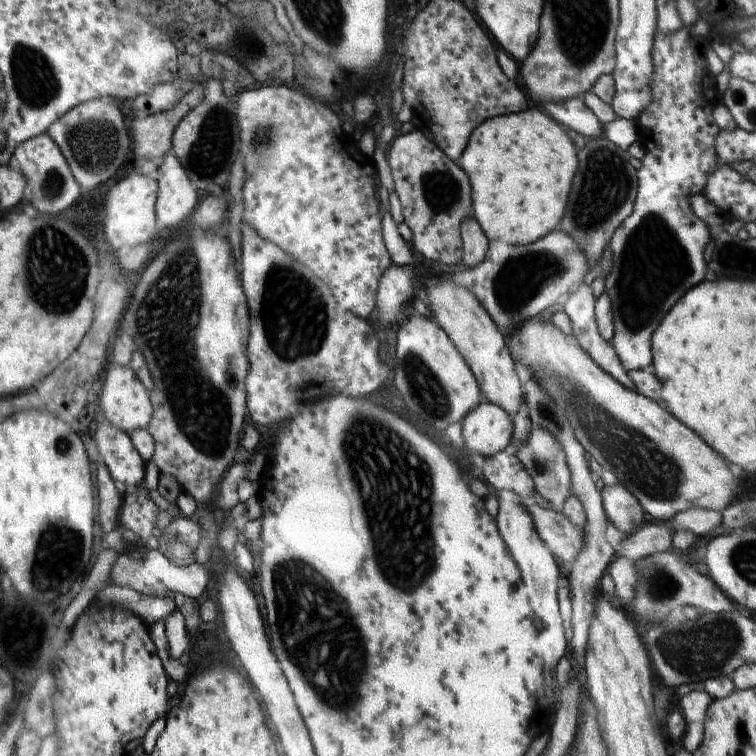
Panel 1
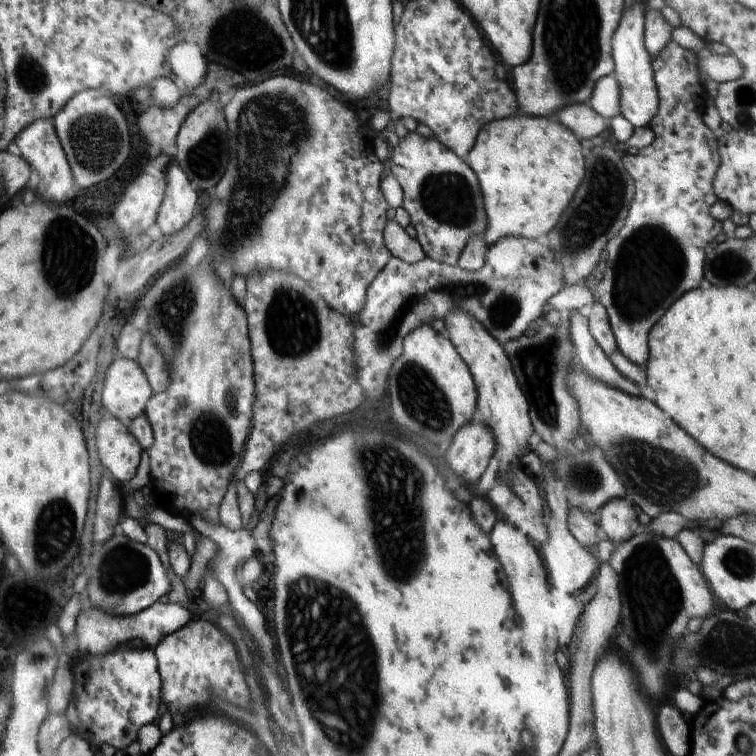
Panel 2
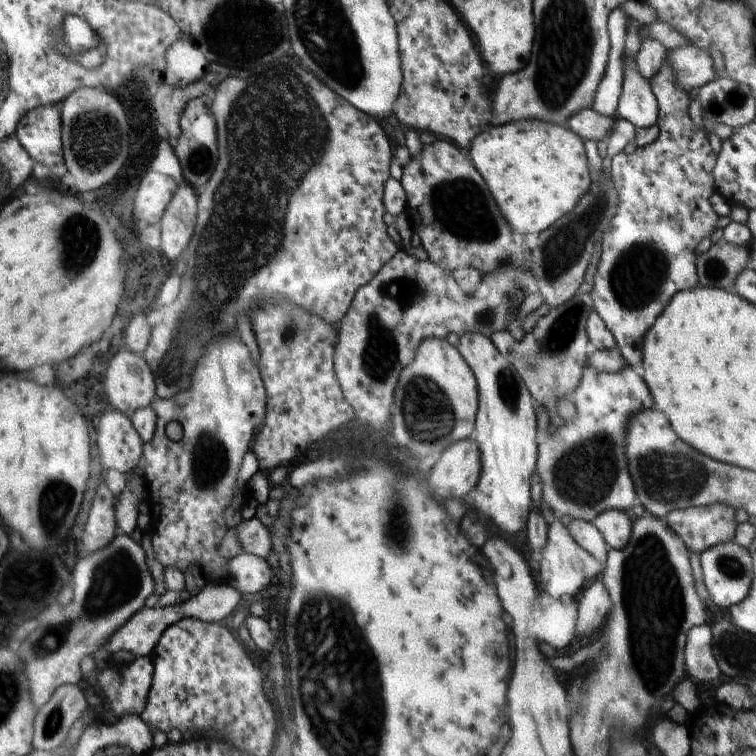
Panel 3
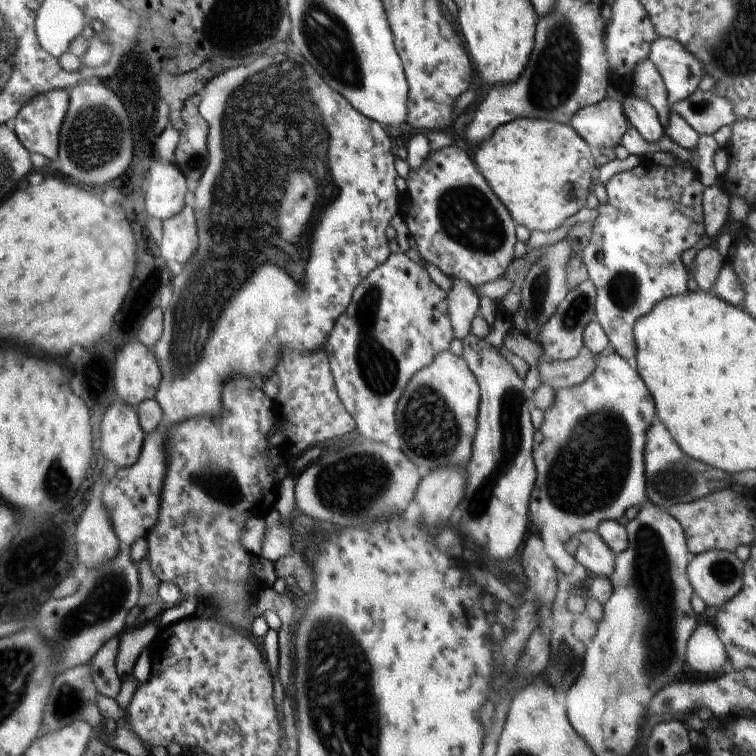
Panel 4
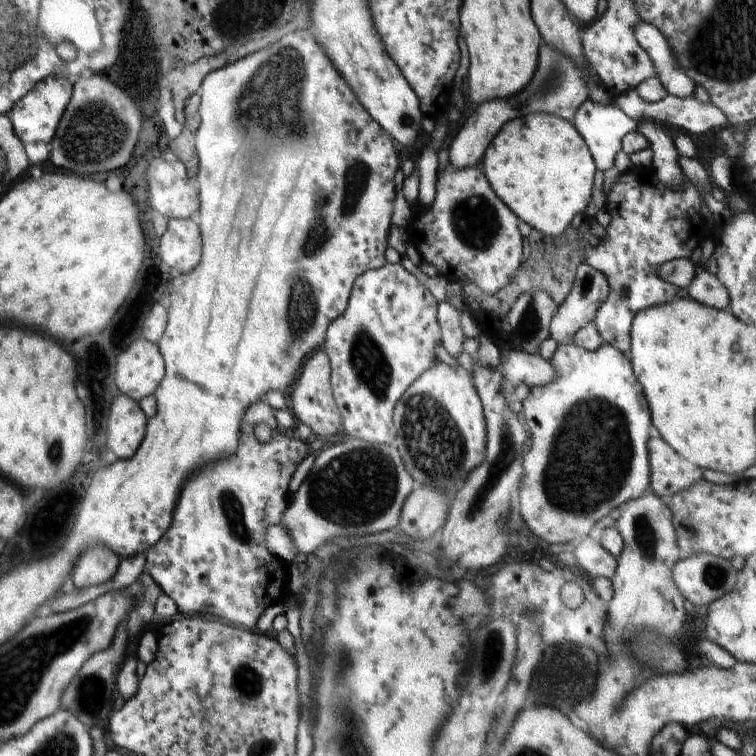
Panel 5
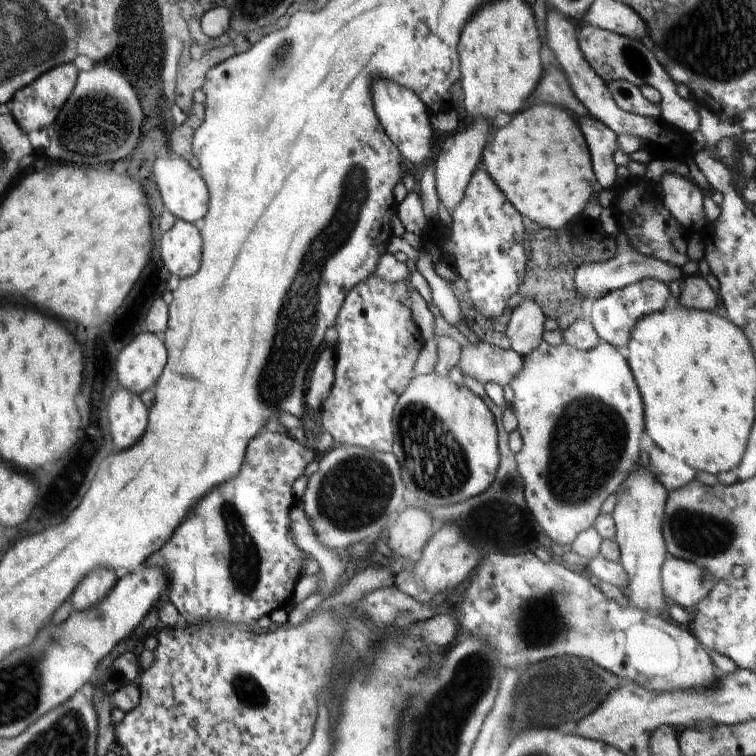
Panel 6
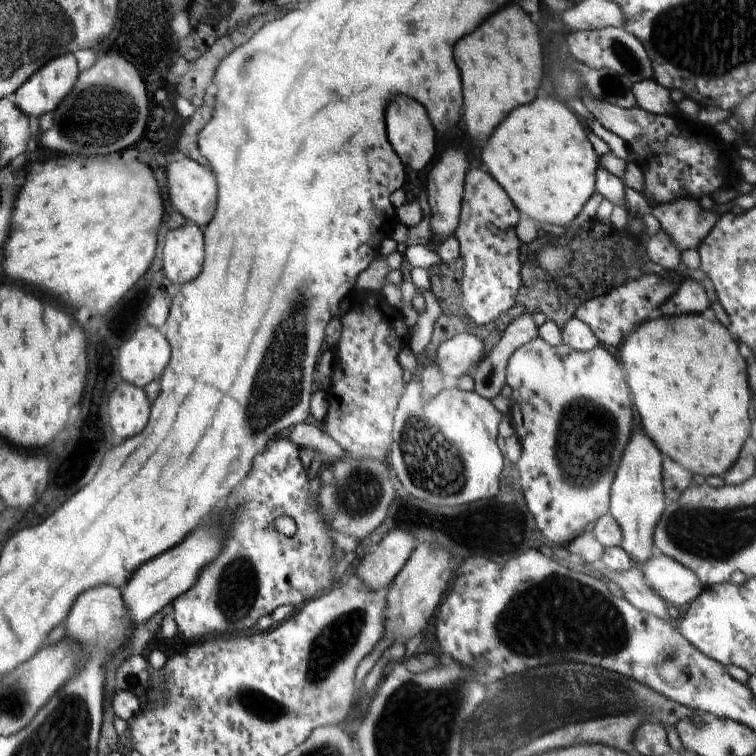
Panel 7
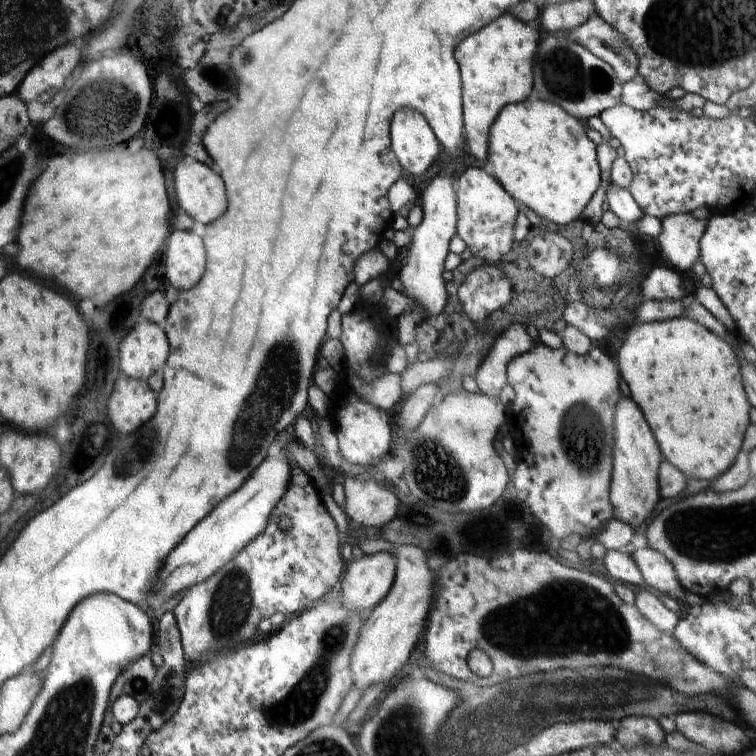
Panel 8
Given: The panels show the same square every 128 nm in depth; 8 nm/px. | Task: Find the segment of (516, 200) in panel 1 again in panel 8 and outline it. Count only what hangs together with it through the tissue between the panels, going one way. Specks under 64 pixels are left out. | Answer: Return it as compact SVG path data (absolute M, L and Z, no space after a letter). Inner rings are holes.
M526 100L520 104L508 104L506 108L502 108L502 112L498 114L498 118L490 128L488 158L486 158L489 162L488 169L514 200L519 200L538 216L557 225L566 226L581 216L600 186L597 146L586 135L586 130L580 119L566 114L564 108L552 102Z

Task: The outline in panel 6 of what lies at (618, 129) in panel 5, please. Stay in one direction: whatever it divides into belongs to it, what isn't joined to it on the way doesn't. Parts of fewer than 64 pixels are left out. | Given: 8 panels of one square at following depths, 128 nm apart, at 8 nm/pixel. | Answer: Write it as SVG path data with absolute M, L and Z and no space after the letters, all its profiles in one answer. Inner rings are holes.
M592 114L582 116L578 121L578 128L584 134L586 144L590 149L598 187L600 189L616 187L618 168L613 158L614 152L619 149L616 132L606 128L606 124L596 120Z

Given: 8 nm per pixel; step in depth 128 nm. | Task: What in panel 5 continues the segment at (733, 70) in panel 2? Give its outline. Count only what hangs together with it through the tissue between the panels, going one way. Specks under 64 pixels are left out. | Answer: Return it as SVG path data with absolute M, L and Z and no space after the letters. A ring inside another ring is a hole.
M642 20L633 26L633 34L642 49L648 52L659 75L657 78L667 93L677 98L694 96L695 83L677 66L662 34Z

